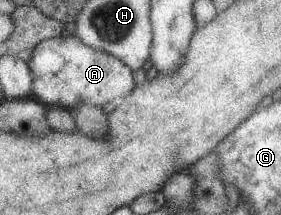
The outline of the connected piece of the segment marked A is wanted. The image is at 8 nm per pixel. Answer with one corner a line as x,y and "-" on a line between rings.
75,34
67,37
53,37
38,42
33,47
31,58
26,63
32,74
30,96
47,107
61,107
69,110
78,103
101,107
107,102
119,102
123,96
135,87
131,75
132,70
126,64
123,64
112,54
84,45

